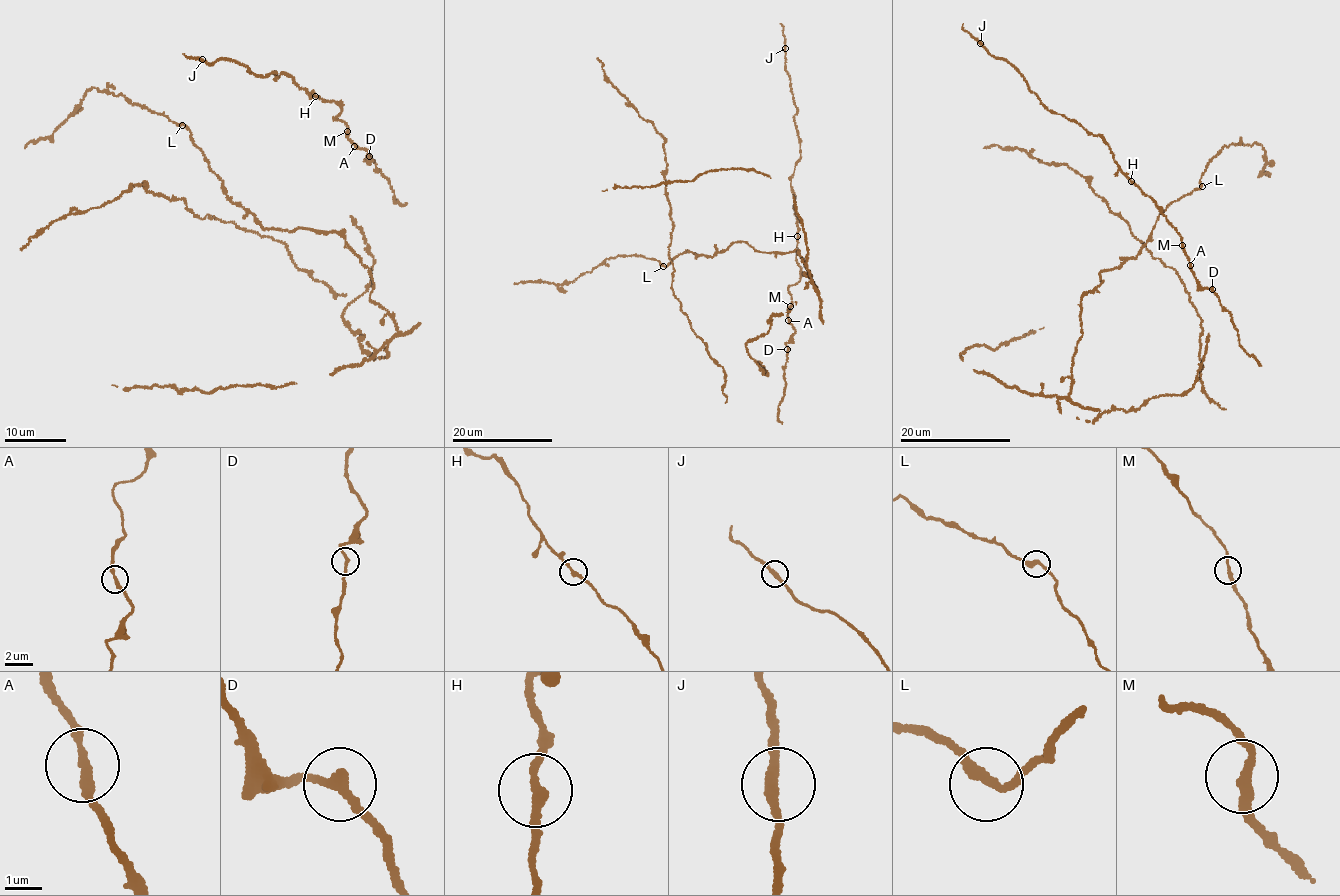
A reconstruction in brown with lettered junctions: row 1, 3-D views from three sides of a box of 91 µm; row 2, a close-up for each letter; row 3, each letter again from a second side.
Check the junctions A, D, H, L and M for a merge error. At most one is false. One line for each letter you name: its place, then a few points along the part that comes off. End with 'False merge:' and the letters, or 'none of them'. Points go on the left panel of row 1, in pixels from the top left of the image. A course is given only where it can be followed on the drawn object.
False merge: none of them

